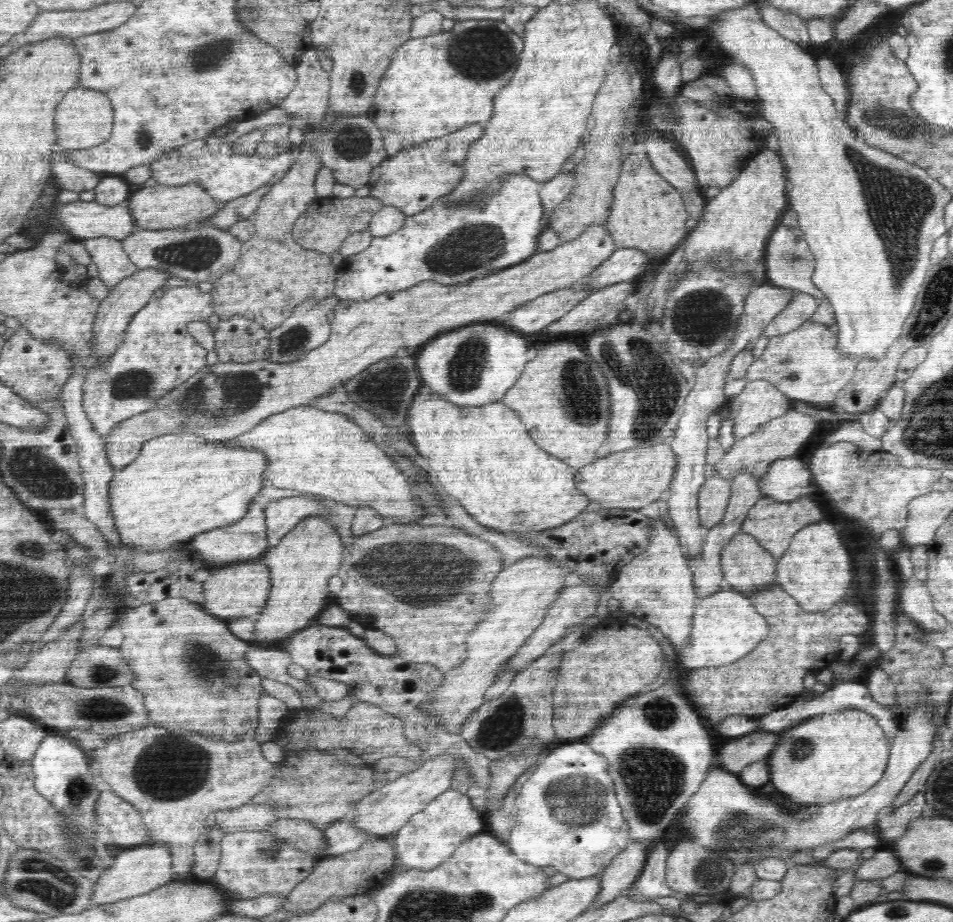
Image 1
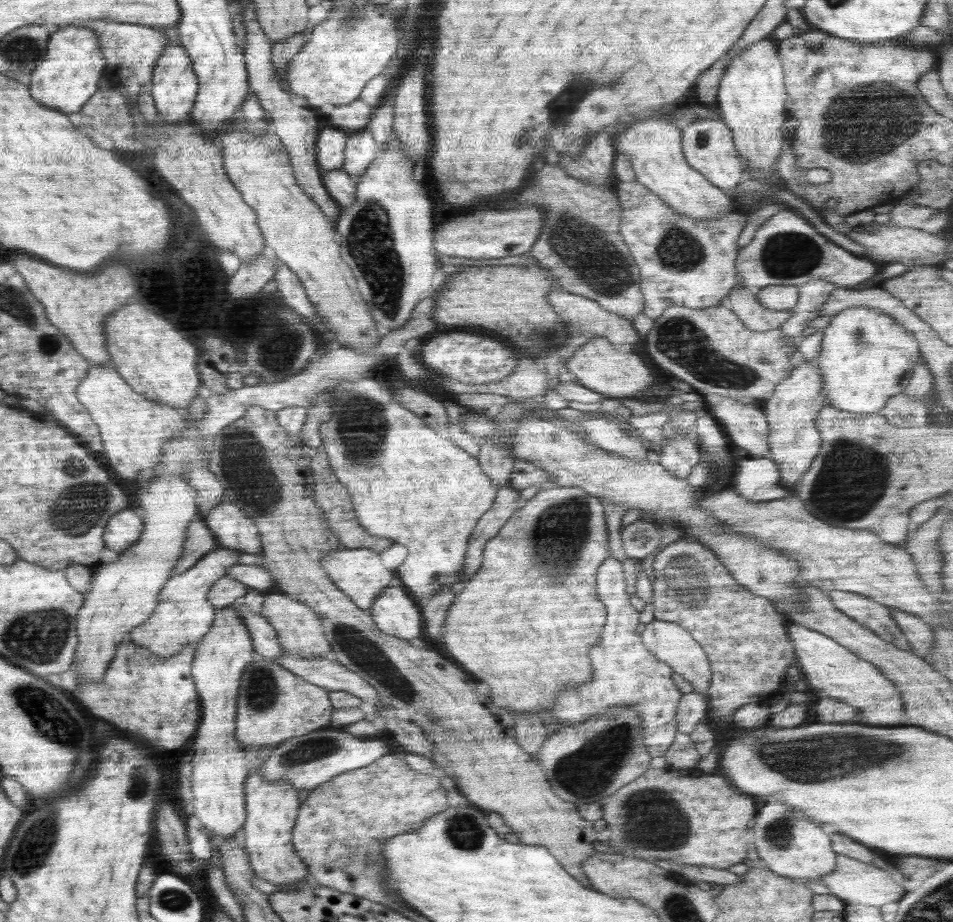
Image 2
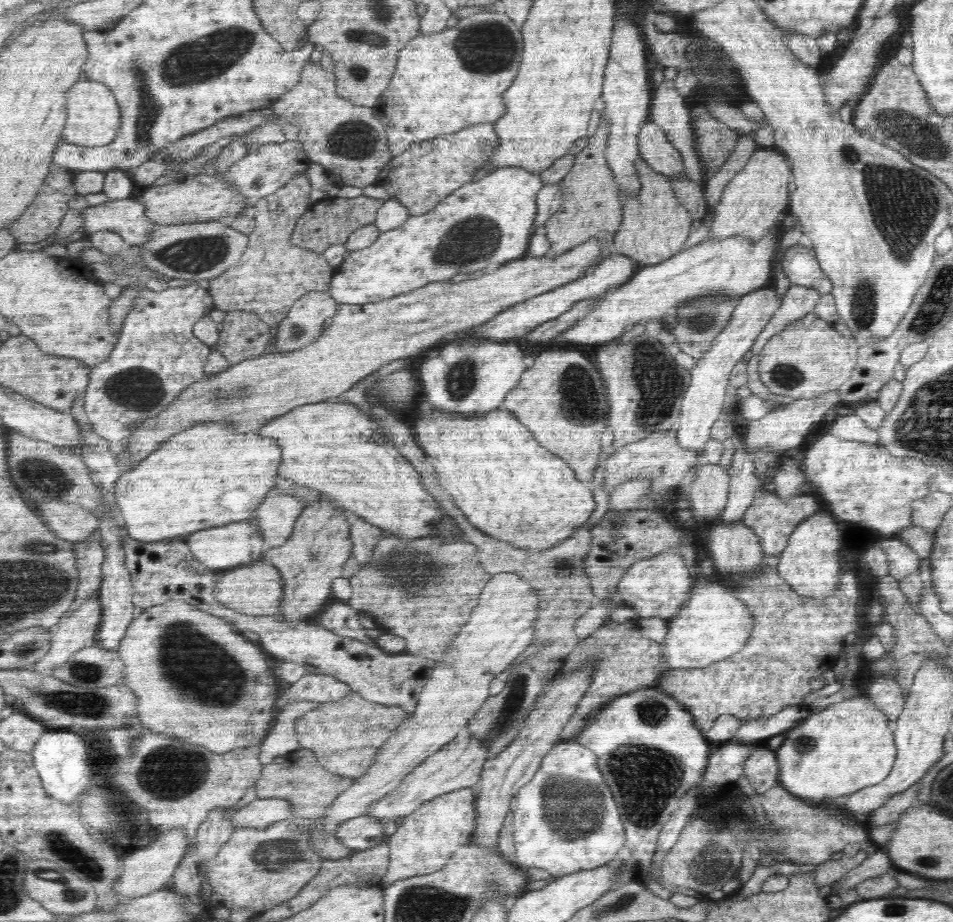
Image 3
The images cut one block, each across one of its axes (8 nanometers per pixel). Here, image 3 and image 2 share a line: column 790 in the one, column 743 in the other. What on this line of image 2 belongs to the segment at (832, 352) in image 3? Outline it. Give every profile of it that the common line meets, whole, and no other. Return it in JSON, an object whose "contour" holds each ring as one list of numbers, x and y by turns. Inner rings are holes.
{"contour":[[671,304,662,314,654,319,654,325,646,336,646,352,654,362,670,370,678,380,688,382,692,390,700,395,754,398,767,400,774,394,776,385,791,373,791,365,798,359,798,352,784,344,782,329,756,332,746,328,737,314,725,304,718,304,705,309,683,307]]}

